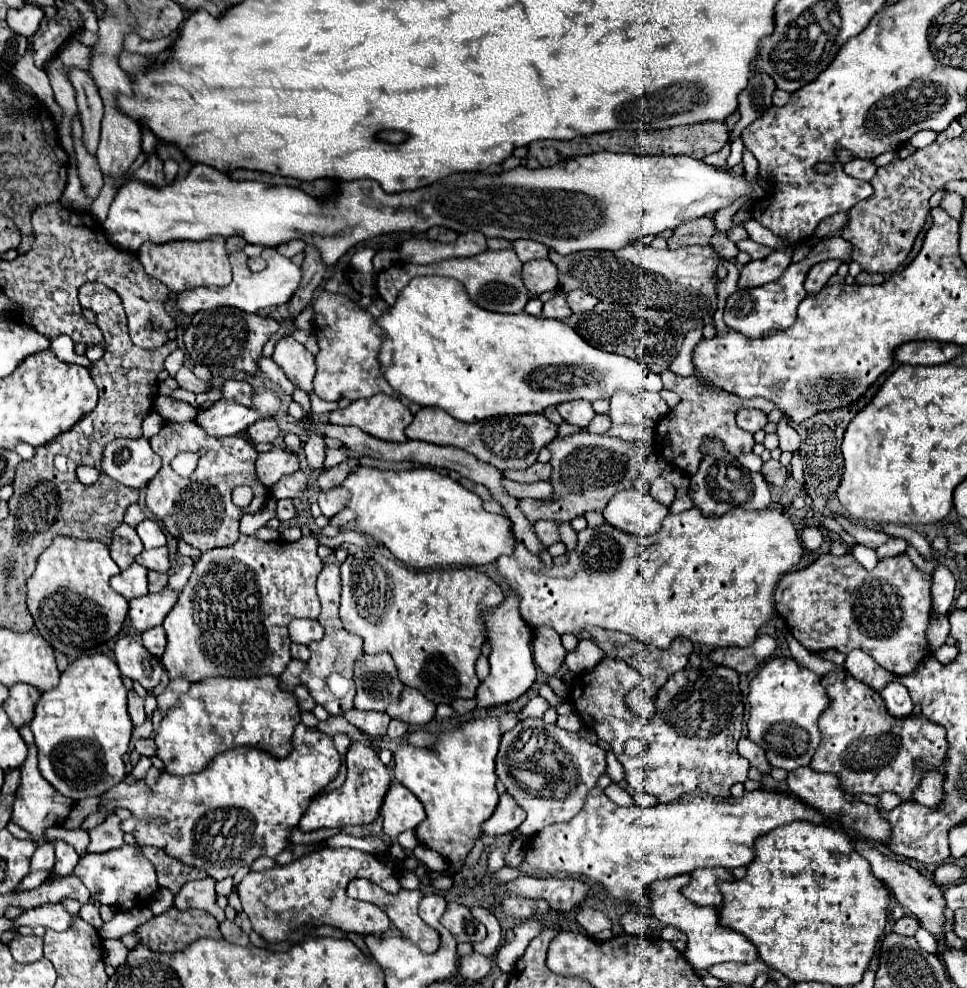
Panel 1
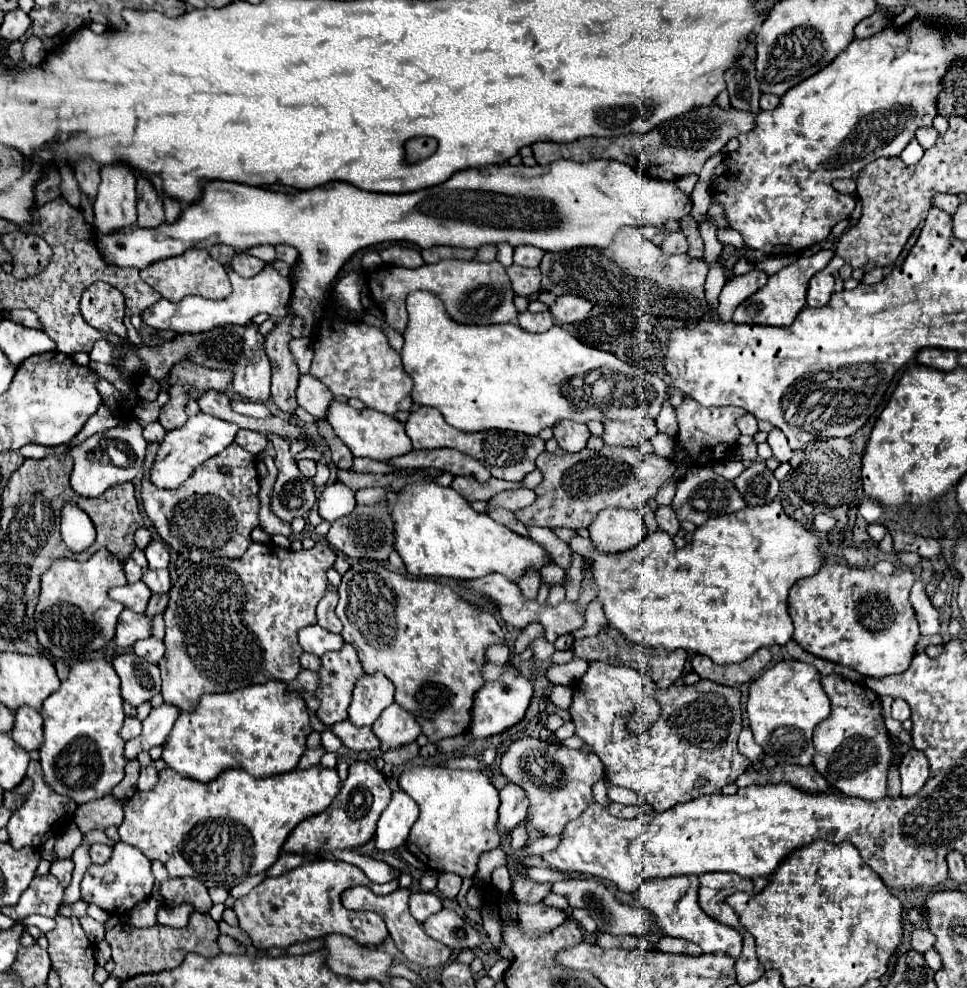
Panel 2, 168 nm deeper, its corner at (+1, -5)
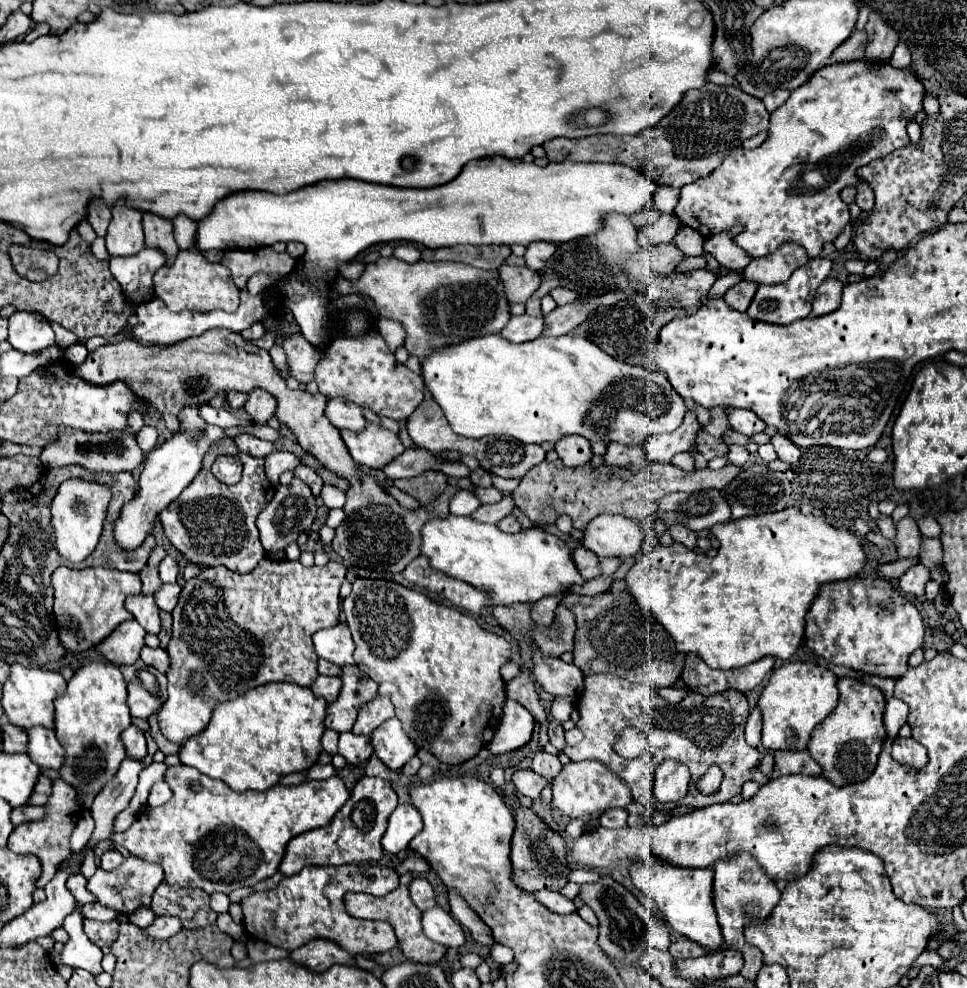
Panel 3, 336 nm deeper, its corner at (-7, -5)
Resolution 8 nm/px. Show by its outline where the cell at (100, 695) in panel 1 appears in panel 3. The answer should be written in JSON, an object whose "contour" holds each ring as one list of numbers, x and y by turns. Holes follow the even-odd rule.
{"contour":[[92,662,78,668,68,682,66,694,54,700,54,732,66,750,58,774,72,788,96,794,118,772,120,762,126,758,126,746,120,740,120,734,132,724,126,696,126,680,120,668,110,662]]}

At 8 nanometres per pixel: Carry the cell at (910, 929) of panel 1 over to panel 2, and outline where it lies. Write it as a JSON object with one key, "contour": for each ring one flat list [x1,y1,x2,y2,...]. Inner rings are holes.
{"contour":[[916,928,914,934,912,934,912,948,920,954,928,952,934,948,934,934,930,930,924,930,924,928]]}

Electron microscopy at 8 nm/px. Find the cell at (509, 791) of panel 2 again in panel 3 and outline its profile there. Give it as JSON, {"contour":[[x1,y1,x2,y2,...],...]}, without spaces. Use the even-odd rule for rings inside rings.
{"contour":[[518,770,512,774,512,782,516,786,516,790,528,798,538,798,540,790,546,786,546,780,532,772,532,770]]}

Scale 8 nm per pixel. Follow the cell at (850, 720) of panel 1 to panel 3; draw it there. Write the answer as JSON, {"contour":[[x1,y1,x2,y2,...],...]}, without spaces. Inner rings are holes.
{"contour":[[840,678,838,692,838,706,822,724,818,724,818,728,814,728,808,752,822,766,824,778,836,786,850,786,864,782,876,770,882,744,886,742,886,728,882,720,886,698,878,688,854,678]]}

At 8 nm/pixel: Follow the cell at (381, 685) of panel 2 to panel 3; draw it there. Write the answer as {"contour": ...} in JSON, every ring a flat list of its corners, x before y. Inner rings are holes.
{"contour":[[376,694,372,700,368,700,360,708,352,732,368,736,368,734,372,734,374,728,378,728,382,722,386,722,392,716,394,716,394,704,390,702,390,696,378,696]]}

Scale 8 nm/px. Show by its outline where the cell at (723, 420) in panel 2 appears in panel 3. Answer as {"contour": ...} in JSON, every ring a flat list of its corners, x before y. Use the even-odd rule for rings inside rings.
{"contour":[[712,408,712,410,710,410,710,422,708,422,708,424,702,424,700,428,702,428,706,434,714,436,714,438,722,438,724,432,730,428,726,408]]}

